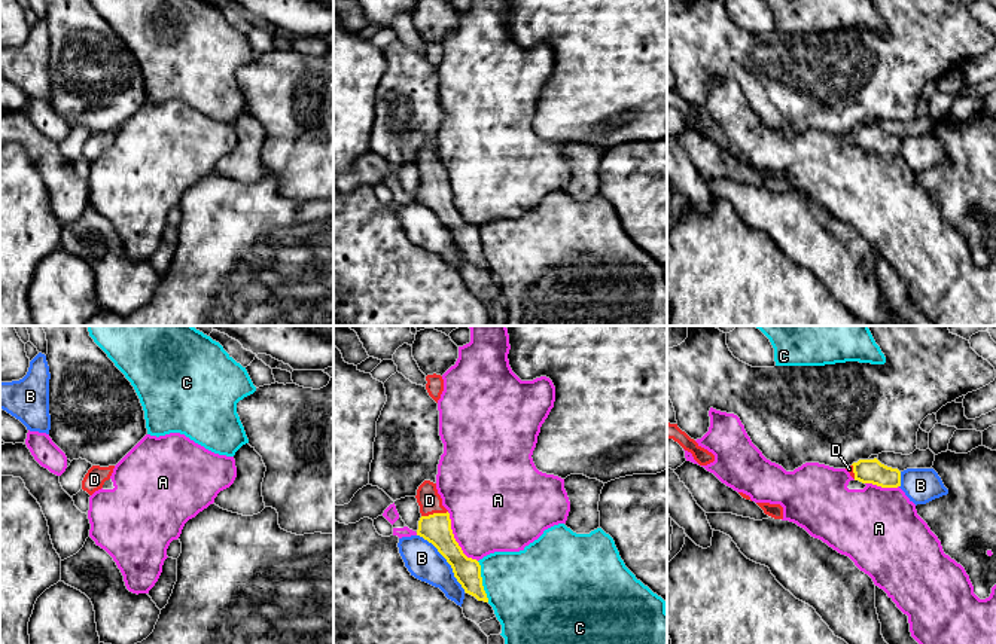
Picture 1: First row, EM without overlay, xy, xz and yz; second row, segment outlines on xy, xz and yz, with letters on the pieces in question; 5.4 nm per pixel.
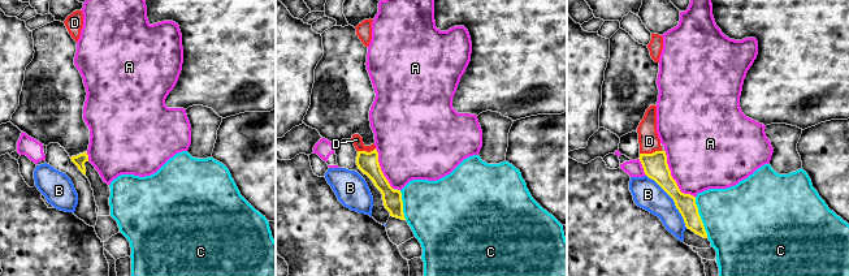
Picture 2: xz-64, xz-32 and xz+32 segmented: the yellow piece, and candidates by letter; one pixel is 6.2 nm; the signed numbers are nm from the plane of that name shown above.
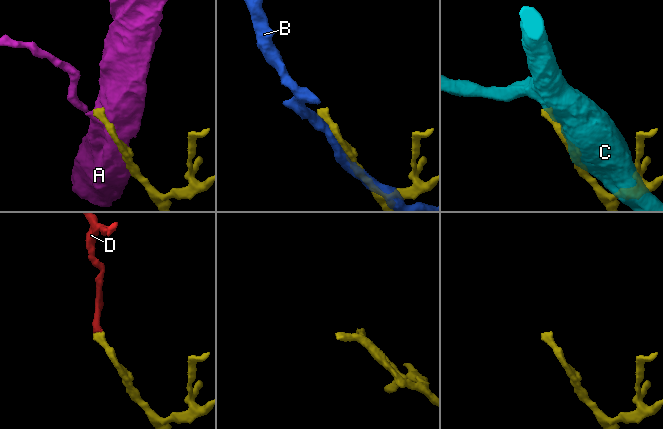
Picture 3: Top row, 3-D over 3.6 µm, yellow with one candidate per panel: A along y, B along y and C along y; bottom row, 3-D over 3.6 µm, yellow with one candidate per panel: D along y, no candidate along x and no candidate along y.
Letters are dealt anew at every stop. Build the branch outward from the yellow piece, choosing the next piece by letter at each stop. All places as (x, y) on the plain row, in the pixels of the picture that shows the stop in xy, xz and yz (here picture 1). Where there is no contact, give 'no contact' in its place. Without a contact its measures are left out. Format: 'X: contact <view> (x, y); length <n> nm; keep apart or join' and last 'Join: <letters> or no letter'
A: contact xz (454, 205); length 320 nm; keep apart
B: contact xz (447, 228); length 400 nm; keep apart
C: contact xz (481, 249); length 240 nm; keep apart
D: contact xz (433, 180); length 150 nm; join
Join: D

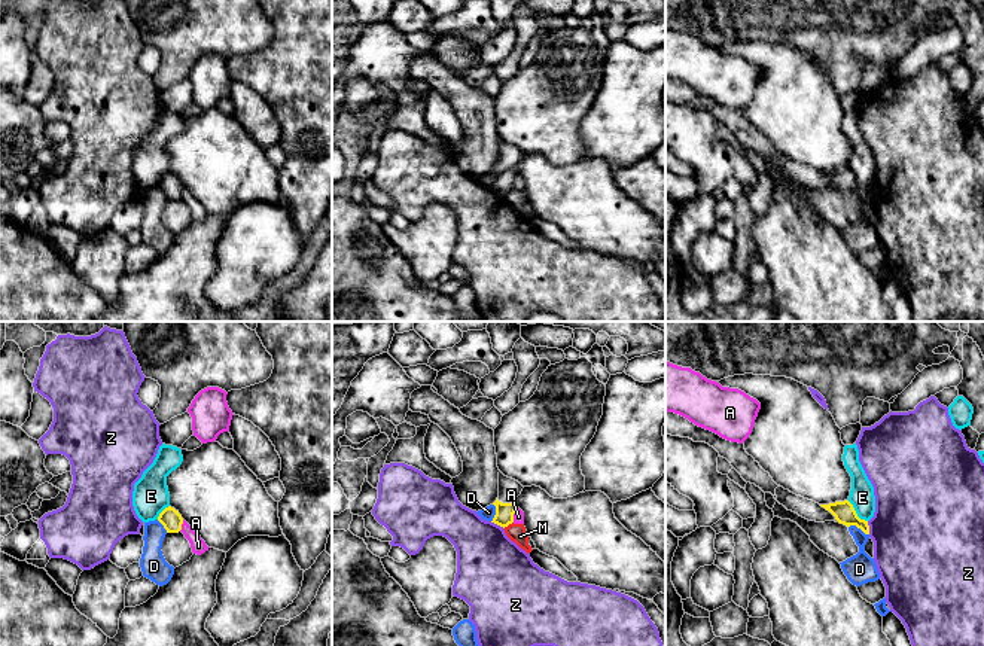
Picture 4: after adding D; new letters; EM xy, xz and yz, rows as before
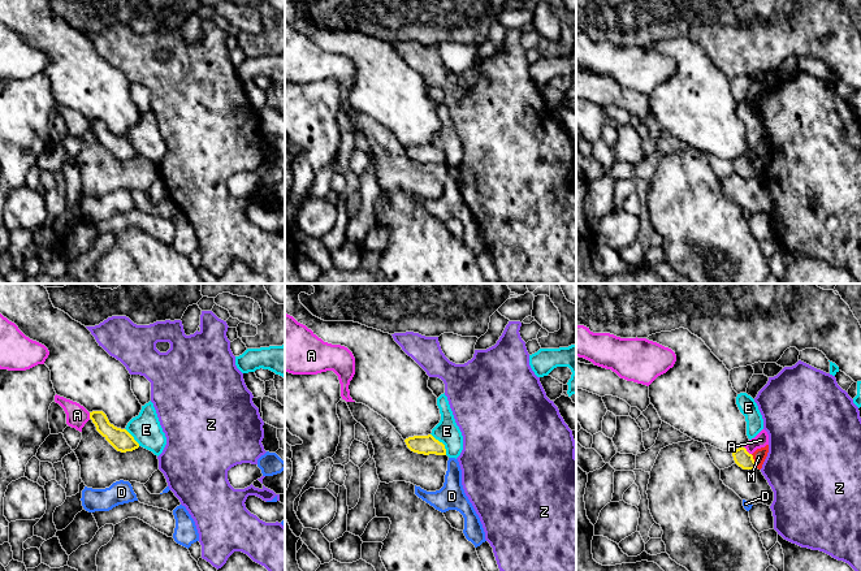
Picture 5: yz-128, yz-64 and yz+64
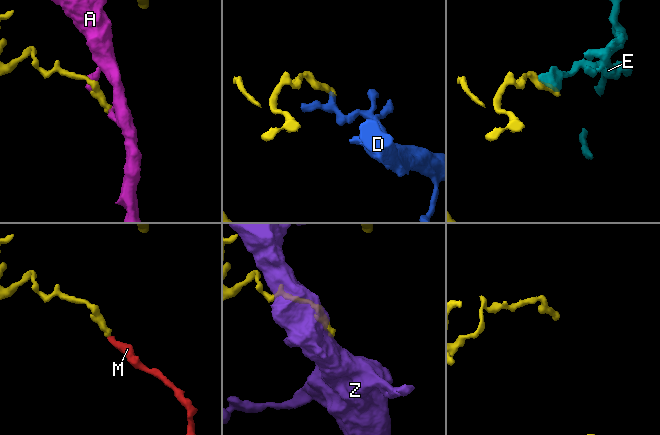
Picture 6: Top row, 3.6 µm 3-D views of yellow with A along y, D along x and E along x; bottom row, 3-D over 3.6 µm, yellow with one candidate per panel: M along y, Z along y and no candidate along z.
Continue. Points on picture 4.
A: contact xz (512, 182); length 90 nm; keep apart
D: contact yz (859, 194); length 120 nm; keep apart
E: contact yz (855, 179); length 160 nm; keep apart
M: contact xz (508, 191); length 70 nm; keep apart
Z: contact xz (497, 191); length 90 nm; keep apart
Join: no letter

